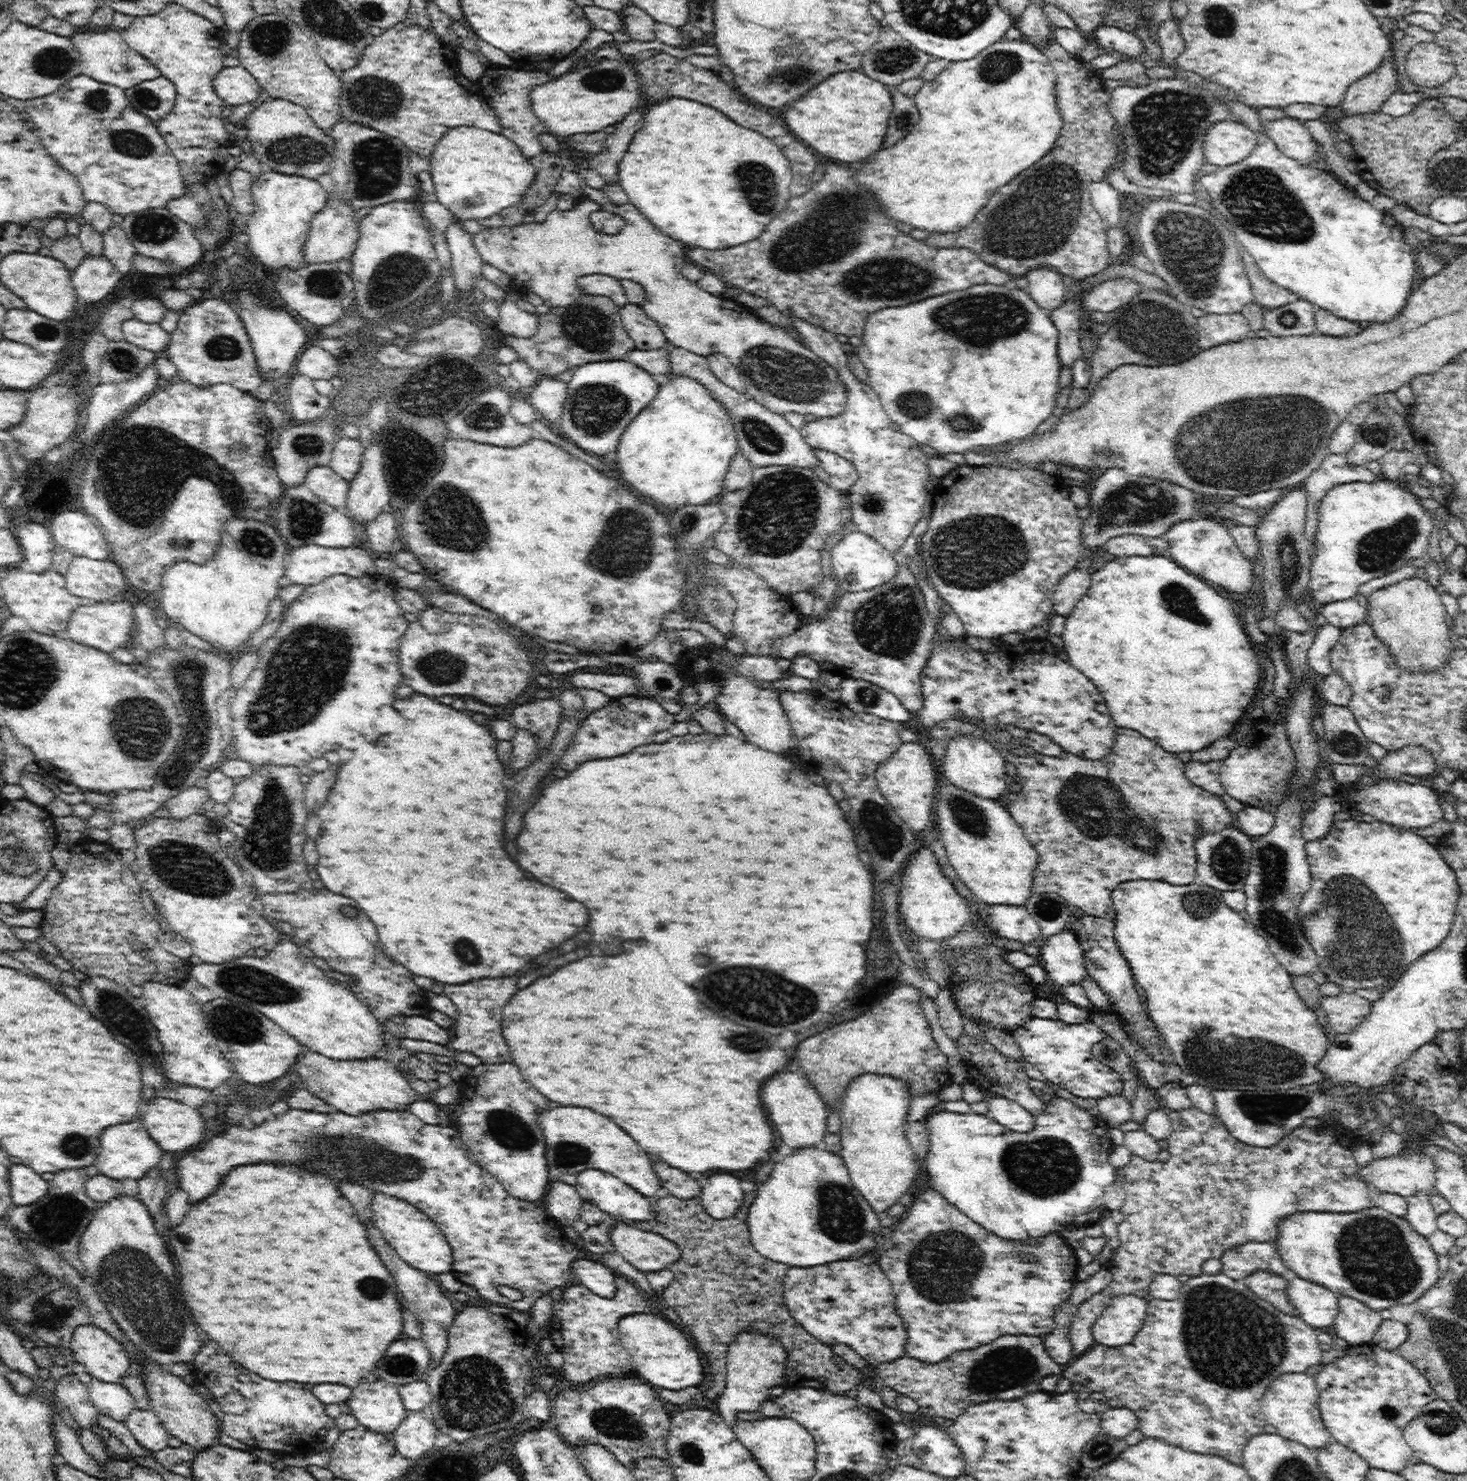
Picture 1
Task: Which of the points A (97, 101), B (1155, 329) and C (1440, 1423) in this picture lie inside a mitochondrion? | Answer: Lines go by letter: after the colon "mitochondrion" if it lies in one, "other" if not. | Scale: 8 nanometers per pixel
A: mitochondrion
B: mitochondrion
C: mitochondrion

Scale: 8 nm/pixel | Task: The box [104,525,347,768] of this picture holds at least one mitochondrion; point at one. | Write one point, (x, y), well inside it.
(157, 731)

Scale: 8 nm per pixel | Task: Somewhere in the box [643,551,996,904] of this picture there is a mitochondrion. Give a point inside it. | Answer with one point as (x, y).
(891, 624)

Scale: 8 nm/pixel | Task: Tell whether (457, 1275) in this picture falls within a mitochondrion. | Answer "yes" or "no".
no

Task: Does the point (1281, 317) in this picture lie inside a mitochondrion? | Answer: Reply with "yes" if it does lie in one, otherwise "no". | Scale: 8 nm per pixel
yes

